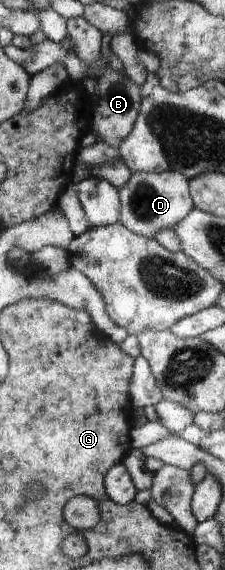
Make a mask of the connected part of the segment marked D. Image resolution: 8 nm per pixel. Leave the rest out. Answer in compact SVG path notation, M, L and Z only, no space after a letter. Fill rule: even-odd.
M178 171L135 173L131 181L119 190L119 198L121 211L118 223L149 239L157 239L162 231L175 229L195 208L190 194L190 180Z

